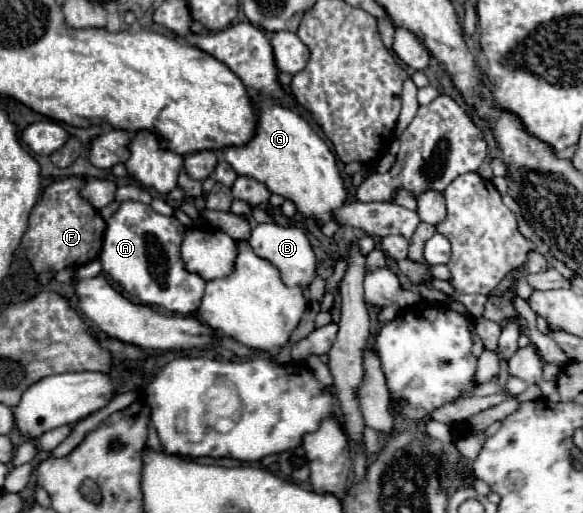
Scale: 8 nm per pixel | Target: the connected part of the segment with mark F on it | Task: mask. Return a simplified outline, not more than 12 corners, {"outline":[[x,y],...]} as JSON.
{"outline":[[54,181],[30,213],[22,247],[40,285],[94,261],[106,223]]}

